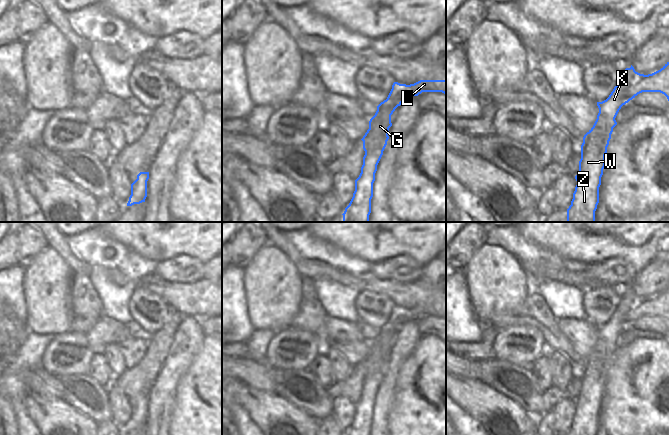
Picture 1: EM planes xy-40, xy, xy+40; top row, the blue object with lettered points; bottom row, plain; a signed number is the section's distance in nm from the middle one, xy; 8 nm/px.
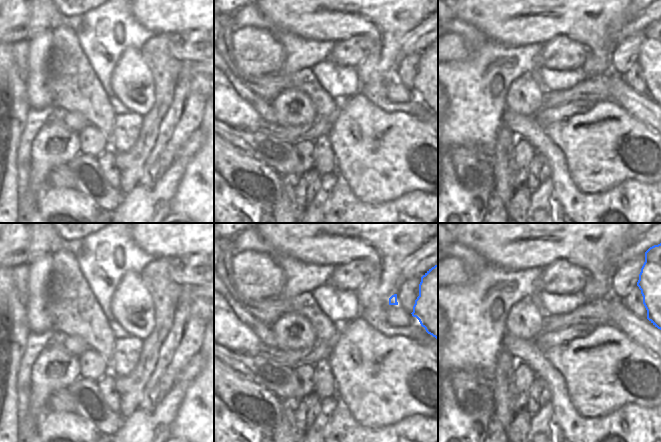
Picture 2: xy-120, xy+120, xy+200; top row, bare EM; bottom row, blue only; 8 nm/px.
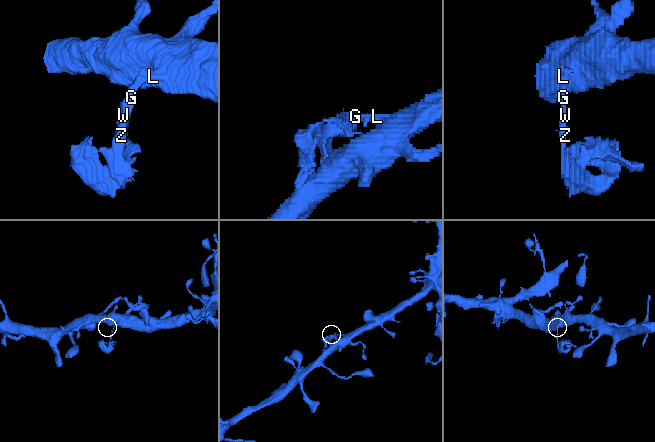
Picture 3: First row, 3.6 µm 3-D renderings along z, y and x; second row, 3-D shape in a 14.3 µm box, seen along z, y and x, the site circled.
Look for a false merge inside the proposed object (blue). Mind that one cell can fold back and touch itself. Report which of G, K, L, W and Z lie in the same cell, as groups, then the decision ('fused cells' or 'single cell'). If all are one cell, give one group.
G K W Z / L; fused cells

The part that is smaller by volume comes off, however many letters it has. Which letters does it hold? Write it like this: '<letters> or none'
G, K, W, Z

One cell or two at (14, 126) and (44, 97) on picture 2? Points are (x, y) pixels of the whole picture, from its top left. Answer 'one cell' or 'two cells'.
two cells

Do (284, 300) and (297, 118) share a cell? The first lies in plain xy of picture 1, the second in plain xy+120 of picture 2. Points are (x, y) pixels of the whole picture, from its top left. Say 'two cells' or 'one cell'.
two cells

